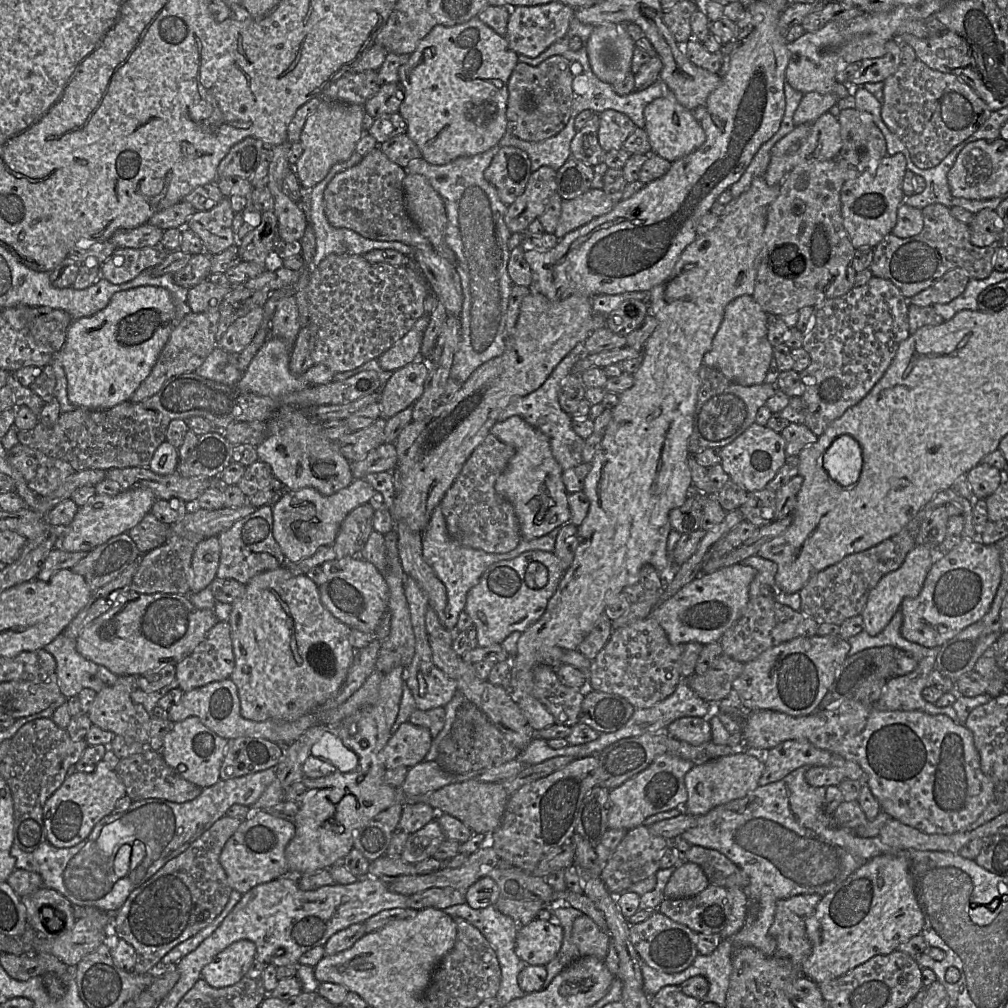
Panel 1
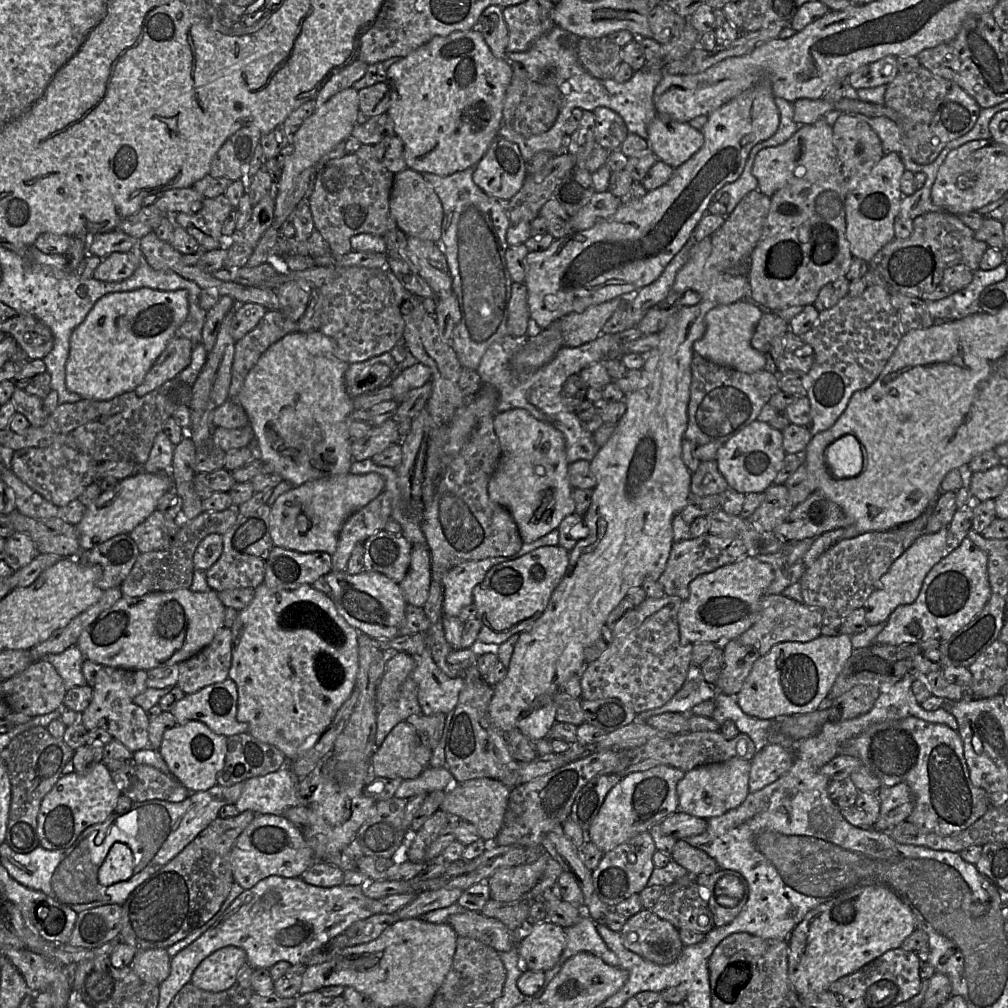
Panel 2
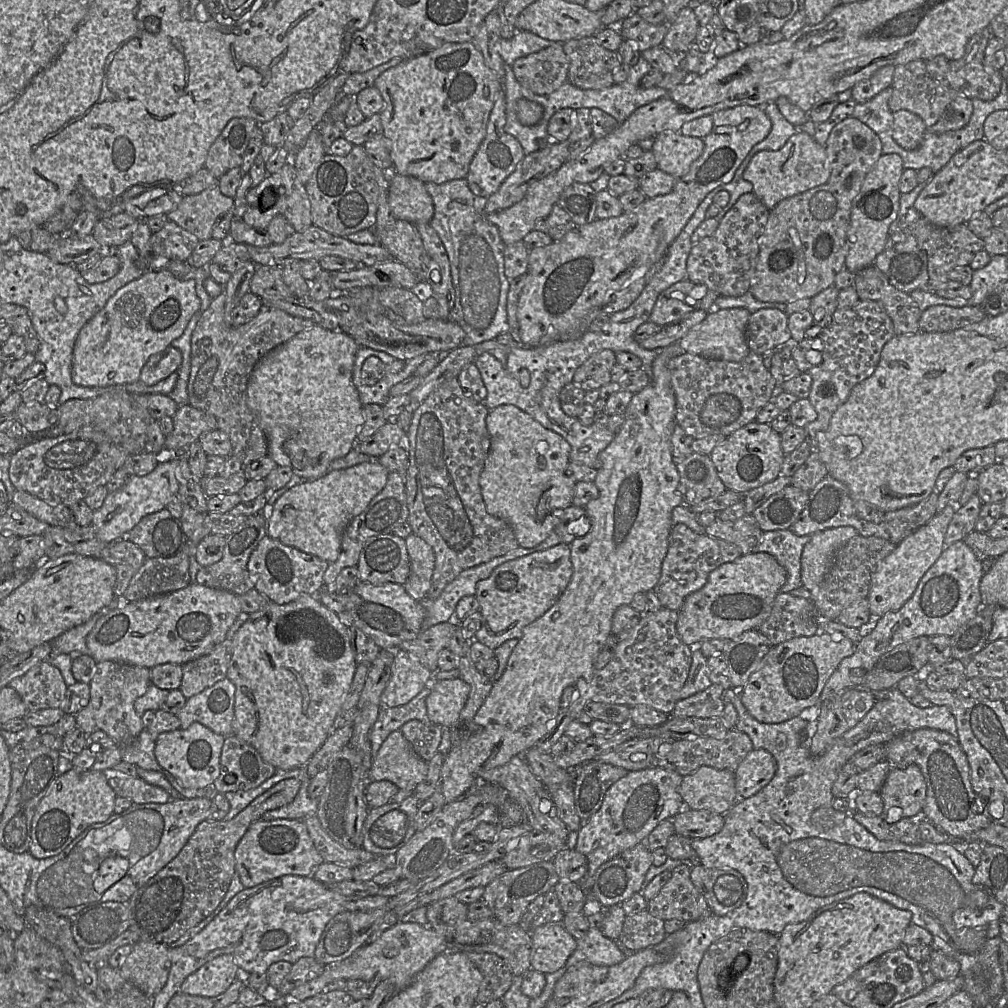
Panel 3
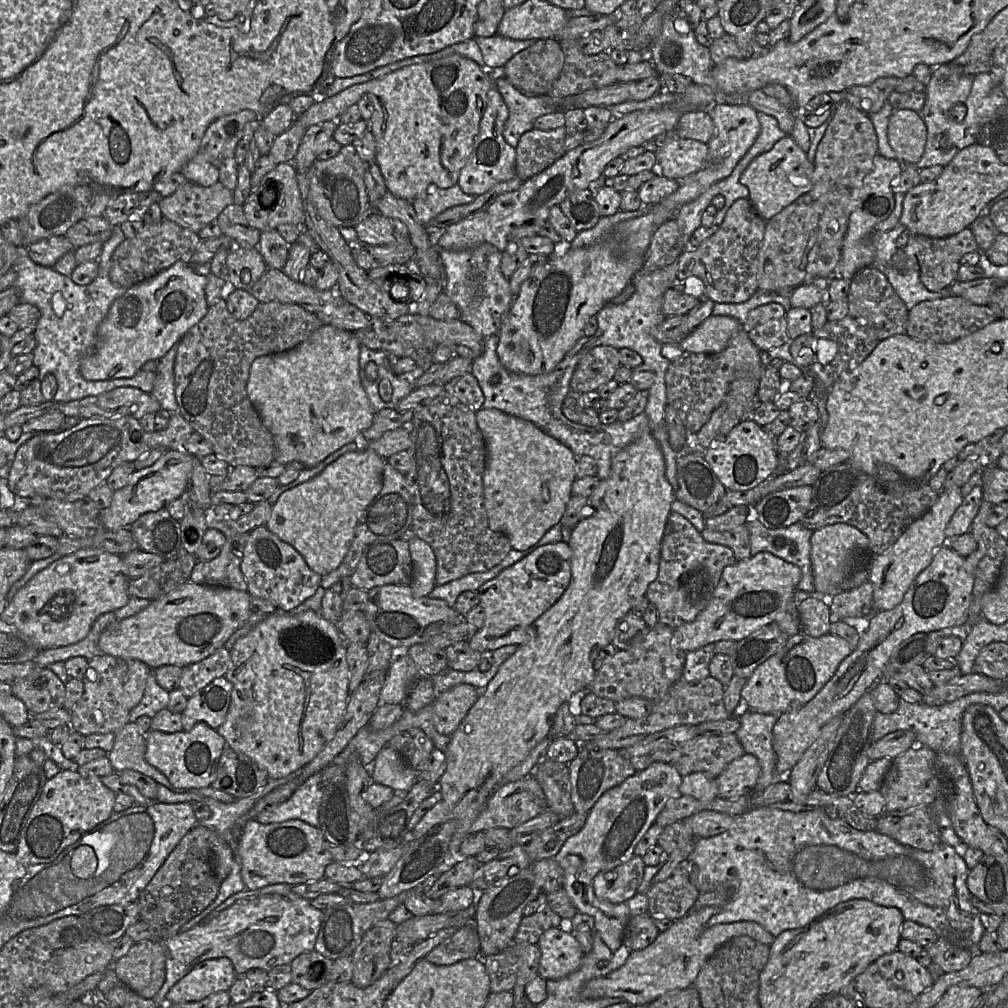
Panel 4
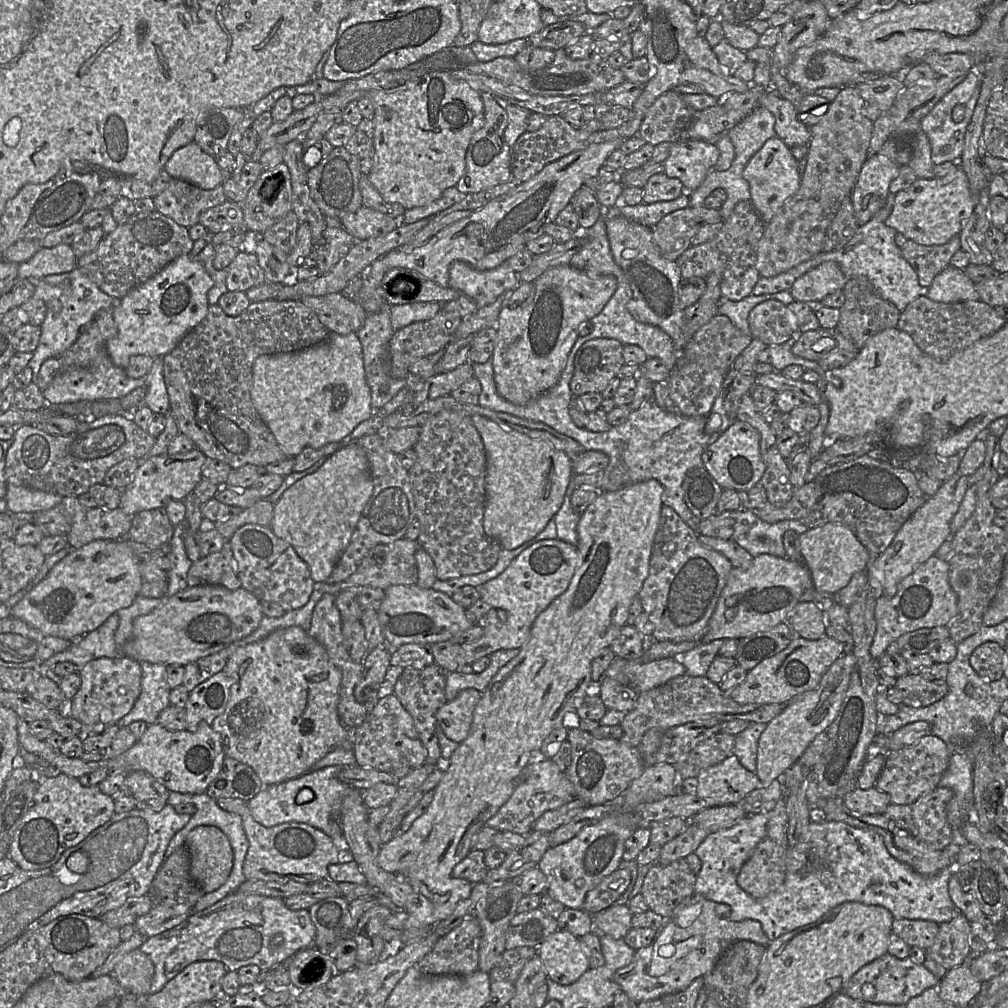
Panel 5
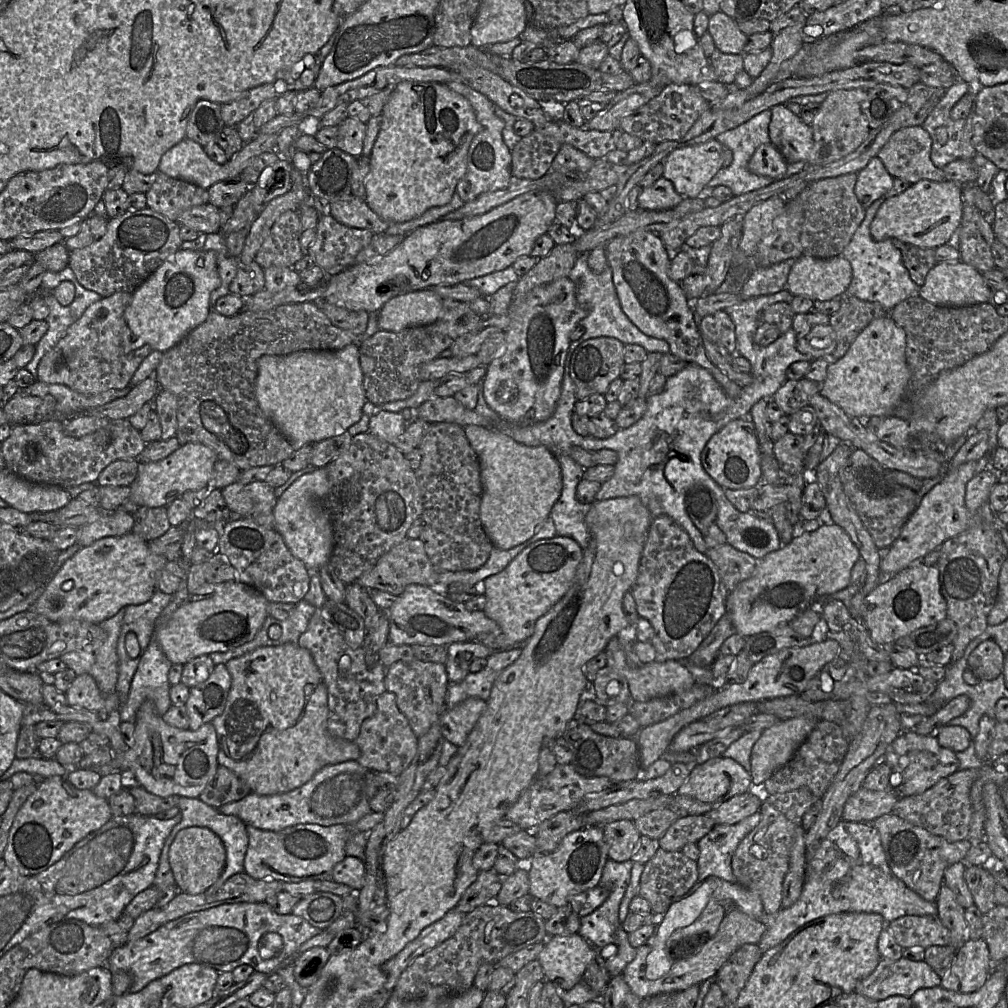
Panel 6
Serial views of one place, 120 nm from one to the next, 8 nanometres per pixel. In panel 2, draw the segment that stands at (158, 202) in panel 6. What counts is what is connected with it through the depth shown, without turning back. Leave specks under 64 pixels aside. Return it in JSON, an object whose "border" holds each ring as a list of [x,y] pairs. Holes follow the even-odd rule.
{"border":[[[224,195],[205,198],[202,208],[193,214],[177,213],[172,220],[176,226],[185,229],[206,251],[225,248],[229,236],[222,234],[222,226],[233,210]]]}

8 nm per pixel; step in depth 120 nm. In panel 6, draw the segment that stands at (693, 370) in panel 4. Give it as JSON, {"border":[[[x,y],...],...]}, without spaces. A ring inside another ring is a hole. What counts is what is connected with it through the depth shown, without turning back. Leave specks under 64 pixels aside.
{"border":[[[724,310],[701,318],[698,329],[703,340],[724,347],[731,355],[734,353],[736,349],[735,326]]]}

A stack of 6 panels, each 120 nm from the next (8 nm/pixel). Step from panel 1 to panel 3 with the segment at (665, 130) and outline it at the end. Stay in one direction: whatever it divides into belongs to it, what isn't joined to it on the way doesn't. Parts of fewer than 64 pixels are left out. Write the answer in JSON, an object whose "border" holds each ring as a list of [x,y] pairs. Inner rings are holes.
{"border":[[[666,130],[654,137],[652,152],[657,166],[676,179],[686,175],[704,150],[704,140]]]}

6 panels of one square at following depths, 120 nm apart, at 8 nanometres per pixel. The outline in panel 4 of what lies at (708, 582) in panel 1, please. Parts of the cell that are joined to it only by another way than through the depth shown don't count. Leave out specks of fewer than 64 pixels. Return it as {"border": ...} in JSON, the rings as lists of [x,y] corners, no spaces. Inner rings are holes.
{"border":[[[760,552],[748,559],[726,566],[706,608],[693,622],[685,623],[674,630],[671,646],[686,653],[723,640],[738,642],[761,628],[775,622],[777,616],[794,600],[801,570],[771,553]]]}

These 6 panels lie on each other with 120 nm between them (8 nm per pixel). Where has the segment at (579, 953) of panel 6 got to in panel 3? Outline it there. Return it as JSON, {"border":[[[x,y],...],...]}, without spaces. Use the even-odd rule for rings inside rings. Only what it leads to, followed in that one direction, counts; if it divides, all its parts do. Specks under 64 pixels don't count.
{"border":[[[547,923],[531,929],[530,936],[531,969],[543,974],[550,974],[562,968],[577,947],[577,940],[561,923]]]}

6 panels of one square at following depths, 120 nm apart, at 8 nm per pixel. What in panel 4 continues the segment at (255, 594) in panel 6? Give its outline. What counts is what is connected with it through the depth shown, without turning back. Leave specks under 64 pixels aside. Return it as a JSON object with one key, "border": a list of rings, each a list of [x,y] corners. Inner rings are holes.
{"border":[[[187,581],[167,595],[151,601],[139,613],[110,623],[100,636],[99,648],[106,655],[139,660],[152,670],[165,665],[185,667],[195,664],[223,647],[230,636],[246,623],[252,614],[251,598],[248,591],[211,587]]]}

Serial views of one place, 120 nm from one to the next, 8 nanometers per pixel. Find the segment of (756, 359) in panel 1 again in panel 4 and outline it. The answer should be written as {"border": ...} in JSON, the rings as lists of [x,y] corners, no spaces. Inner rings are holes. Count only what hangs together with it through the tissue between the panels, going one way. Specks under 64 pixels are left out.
{"border":[[[710,315],[680,342],[679,347],[691,353],[719,353],[740,329],[742,324],[731,316]]]}

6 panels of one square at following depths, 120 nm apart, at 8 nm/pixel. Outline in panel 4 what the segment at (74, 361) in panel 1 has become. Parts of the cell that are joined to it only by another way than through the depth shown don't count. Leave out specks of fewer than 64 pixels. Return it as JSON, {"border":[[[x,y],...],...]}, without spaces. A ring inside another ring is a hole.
{"border":[[[177,261],[150,279],[126,290],[114,300],[106,317],[98,326],[95,345],[80,363],[80,373],[88,381],[131,378],[150,361],[159,361],[169,349],[208,312],[205,298],[207,278],[198,274],[190,263]]]}

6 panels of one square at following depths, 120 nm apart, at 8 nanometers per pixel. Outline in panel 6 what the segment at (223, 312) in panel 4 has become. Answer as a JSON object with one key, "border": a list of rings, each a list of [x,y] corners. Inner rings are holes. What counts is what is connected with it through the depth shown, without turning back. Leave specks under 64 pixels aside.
{"border":[[[314,302],[290,303],[279,305],[267,311],[248,311],[241,310],[234,316],[223,316],[213,309],[209,310],[206,320],[193,329],[181,342],[164,352],[160,363],[156,369],[156,379],[160,389],[168,390],[176,396],[177,399],[177,429],[175,437],[180,445],[187,443],[200,443],[211,448],[218,457],[218,460],[226,460],[236,466],[240,471],[261,466],[276,466],[287,459],[294,451],[287,438],[273,425],[273,423],[264,415],[259,407],[255,395],[255,382],[257,378],[257,360],[263,355],[288,355],[293,352],[303,350],[313,351],[336,351],[349,344],[357,344],[361,339],[354,333],[334,326],[328,317],[317,307]]]}

